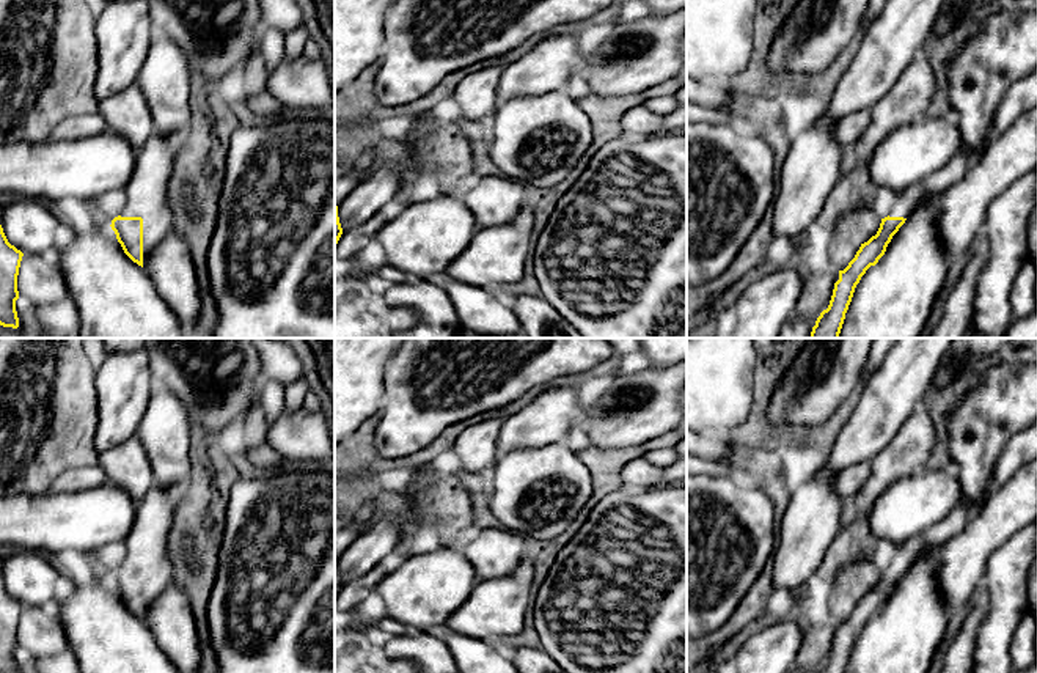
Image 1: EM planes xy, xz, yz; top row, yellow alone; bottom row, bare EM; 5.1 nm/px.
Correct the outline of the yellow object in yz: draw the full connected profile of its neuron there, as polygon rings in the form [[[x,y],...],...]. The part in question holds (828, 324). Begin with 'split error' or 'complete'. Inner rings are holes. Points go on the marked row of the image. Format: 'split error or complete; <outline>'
split error; [[[960,149],[943,170],[924,182],[910,186],[902,192],[894,192],[896,201],[889,214],[881,219],[877,234],[861,244],[848,266],[839,270],[839,280],[834,283],[830,305],[817,318],[811,338],[839,338],[855,288],[866,270],[878,263],[892,236],[919,204],[927,204],[941,195],[949,186],[958,182],[969,168],[971,154]]]

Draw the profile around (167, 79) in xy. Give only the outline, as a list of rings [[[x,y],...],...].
[[[151,39],[135,83],[151,108],[156,134],[184,140],[190,132],[190,94],[196,83],[187,55],[170,39]]]

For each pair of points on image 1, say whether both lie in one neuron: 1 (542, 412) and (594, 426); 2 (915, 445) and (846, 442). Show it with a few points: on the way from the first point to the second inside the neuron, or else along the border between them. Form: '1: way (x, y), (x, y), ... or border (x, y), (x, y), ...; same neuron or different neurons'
1: border (593, 406), (588, 415); different neurons
2: border (910, 414), (897, 434), (871, 461); different neurons

